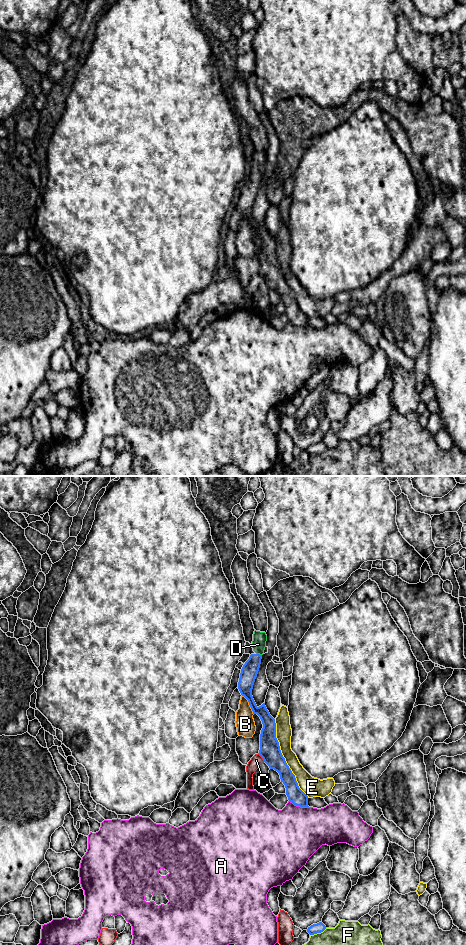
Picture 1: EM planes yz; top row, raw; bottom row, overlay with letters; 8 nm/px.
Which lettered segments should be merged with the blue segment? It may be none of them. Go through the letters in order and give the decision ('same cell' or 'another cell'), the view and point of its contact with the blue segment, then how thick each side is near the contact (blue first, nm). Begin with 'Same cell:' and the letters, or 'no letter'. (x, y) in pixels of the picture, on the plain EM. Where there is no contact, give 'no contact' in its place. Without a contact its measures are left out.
Same cell: D
A: another cell; meets blue in yz at (299, 325); 130 nm thick on the blue side, 460 nm on the other
B: another cell; meets blue in yz at (249, 224); 130 nm thick on the blue side, 150 nm on the other
C: another cell; meets blue in yz at (261, 276); 160 nm thick on the blue side, 90 nm on the other
D: same cell; meets blue in yz at (259, 174); 140 nm thick on the blue side, 110 nm on the other
E: another cell; meets blue in yz at (284, 278); 160 nm thick on the blue side, 130 nm on the other
F: another cell; meets blue in yz at (318, 452); 80 nm thick on the blue side, 460 nm on the other

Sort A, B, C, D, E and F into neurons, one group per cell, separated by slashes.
A / B / C / D / E / F

